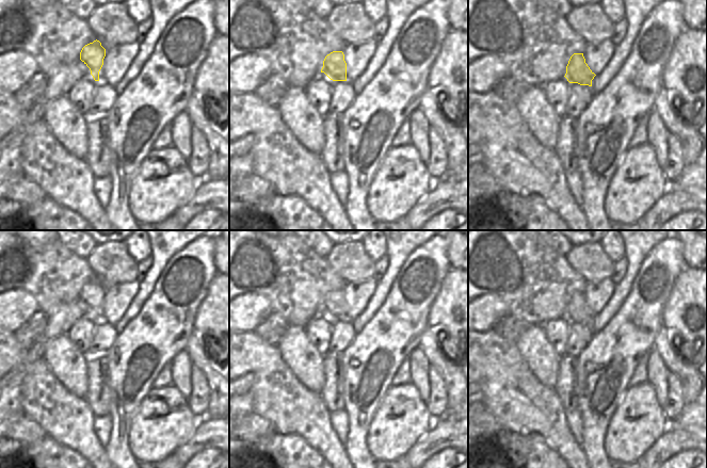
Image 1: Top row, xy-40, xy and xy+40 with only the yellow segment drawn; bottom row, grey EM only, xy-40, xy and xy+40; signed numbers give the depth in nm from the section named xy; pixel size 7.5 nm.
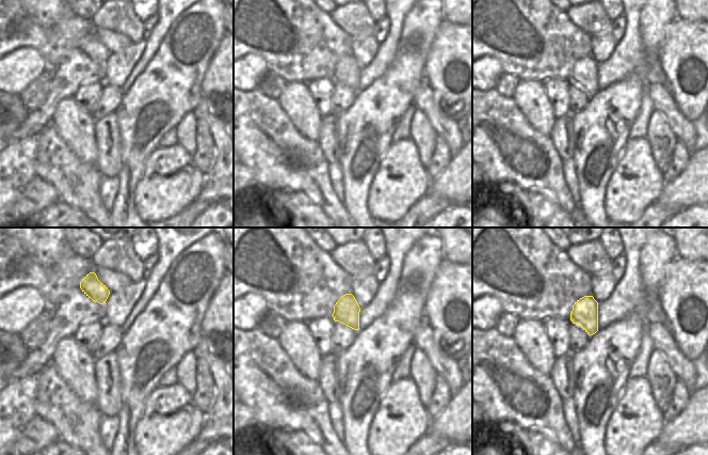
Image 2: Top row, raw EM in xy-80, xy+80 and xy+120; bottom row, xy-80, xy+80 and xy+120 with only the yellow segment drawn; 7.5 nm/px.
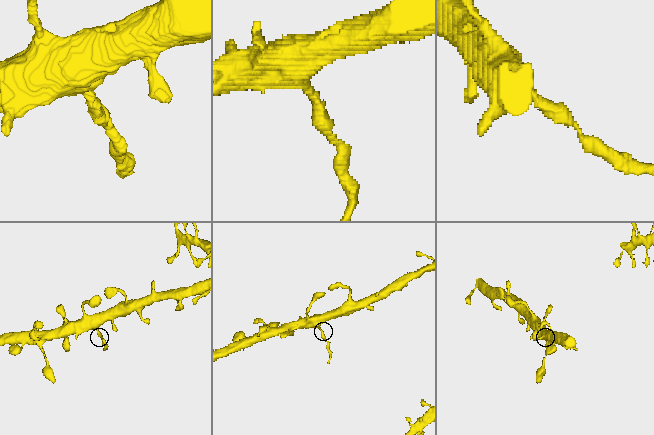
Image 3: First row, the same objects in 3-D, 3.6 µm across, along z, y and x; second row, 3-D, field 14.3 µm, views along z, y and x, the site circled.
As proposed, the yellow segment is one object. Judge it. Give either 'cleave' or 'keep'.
cleave

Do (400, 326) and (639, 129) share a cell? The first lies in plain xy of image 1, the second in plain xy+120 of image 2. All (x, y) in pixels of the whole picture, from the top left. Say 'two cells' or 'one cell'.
two cells

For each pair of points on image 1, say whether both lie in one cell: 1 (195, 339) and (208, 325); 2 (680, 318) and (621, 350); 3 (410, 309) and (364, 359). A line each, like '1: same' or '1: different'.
1: different
2: different
3: same

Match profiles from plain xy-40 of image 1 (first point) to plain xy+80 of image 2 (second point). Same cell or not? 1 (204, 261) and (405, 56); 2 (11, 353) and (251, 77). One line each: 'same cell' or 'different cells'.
1: same cell
2: different cells

